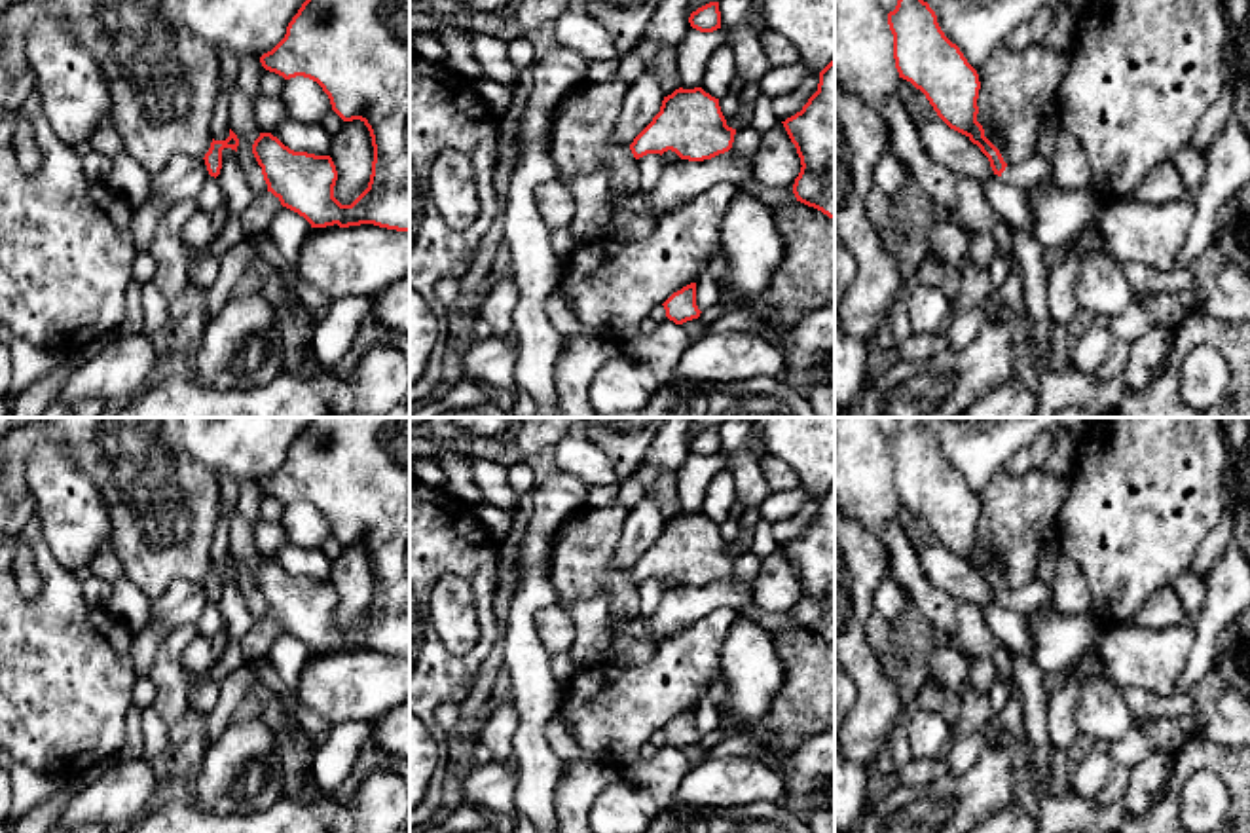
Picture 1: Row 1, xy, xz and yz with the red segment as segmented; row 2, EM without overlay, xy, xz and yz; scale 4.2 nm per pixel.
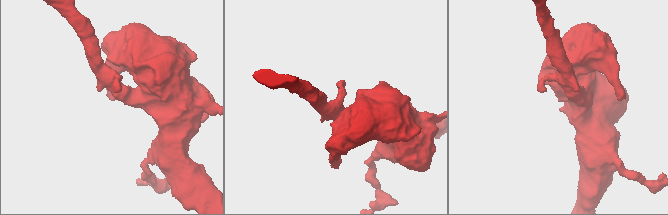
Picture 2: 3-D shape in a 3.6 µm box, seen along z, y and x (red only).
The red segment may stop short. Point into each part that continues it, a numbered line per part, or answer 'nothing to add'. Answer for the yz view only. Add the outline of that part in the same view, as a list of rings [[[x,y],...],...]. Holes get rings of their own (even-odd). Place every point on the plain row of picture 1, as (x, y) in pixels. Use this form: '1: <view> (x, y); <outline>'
1: yz (1030, 596); [[[1034,577],[1020,588],[1007,588],[1000,603],[1011,611],[1028,613],[1039,609],[1051,596],[1051,588]]]

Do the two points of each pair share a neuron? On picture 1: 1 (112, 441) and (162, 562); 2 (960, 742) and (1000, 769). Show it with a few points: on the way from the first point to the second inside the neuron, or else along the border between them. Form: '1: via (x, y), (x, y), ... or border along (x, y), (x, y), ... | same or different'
1: via (143, 471), (162, 501), (162, 532) | same
2: border along (989, 744), (964, 771), (947, 775) | different

